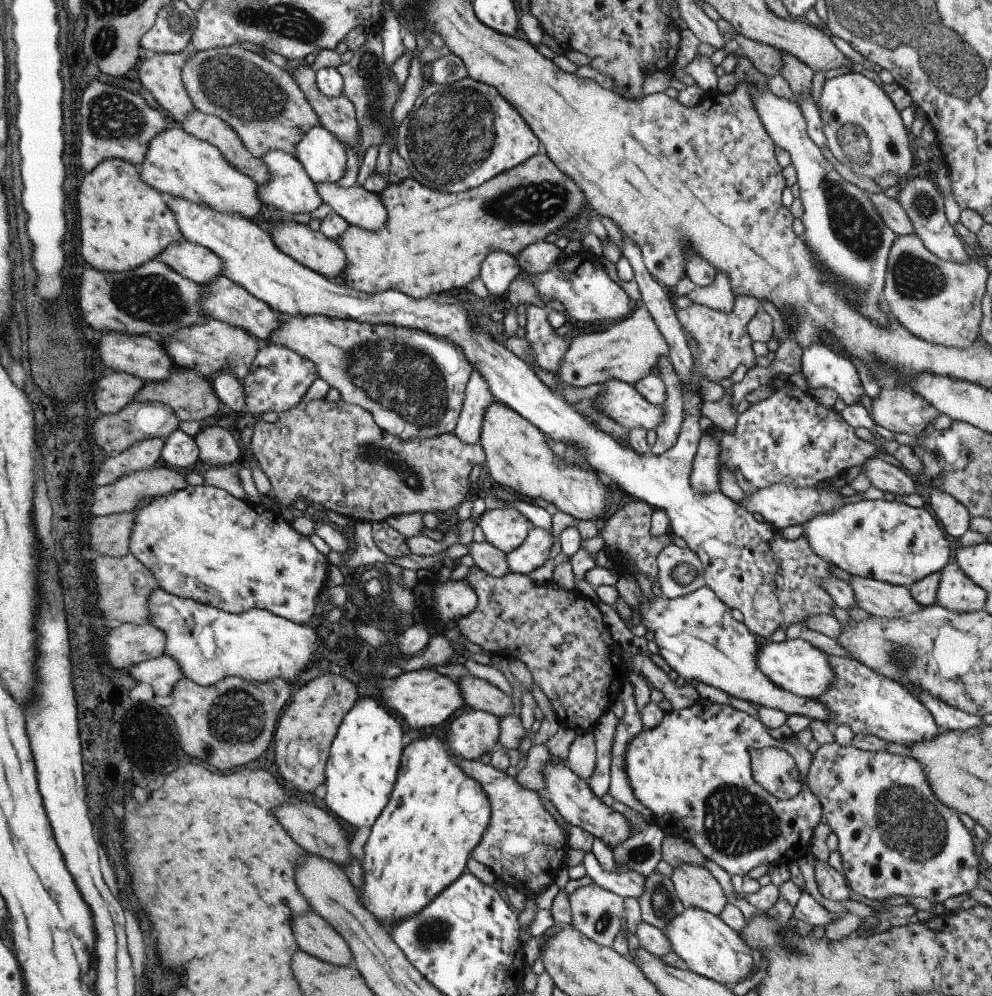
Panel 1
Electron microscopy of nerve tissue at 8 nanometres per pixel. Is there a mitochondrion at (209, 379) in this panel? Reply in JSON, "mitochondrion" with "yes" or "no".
{"mitochondrion":"no"}

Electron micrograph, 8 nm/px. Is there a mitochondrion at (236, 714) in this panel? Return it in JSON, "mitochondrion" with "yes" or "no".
{"mitochondrion":"yes"}

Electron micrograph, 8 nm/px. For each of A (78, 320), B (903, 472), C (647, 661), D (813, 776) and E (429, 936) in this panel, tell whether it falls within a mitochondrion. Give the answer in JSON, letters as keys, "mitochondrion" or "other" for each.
{"A":"other","B":"other","C":"other","D":"other","E":"mitochondrion"}

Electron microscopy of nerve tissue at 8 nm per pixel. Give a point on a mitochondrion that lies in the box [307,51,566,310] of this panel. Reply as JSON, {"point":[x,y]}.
{"point":[452,135]}

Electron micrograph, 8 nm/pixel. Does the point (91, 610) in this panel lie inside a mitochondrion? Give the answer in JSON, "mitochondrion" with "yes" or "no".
{"mitochondrion":"no"}

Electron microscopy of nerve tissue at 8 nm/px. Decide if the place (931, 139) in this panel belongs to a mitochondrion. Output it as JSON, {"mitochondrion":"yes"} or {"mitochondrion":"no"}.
{"mitochondrion":"no"}

